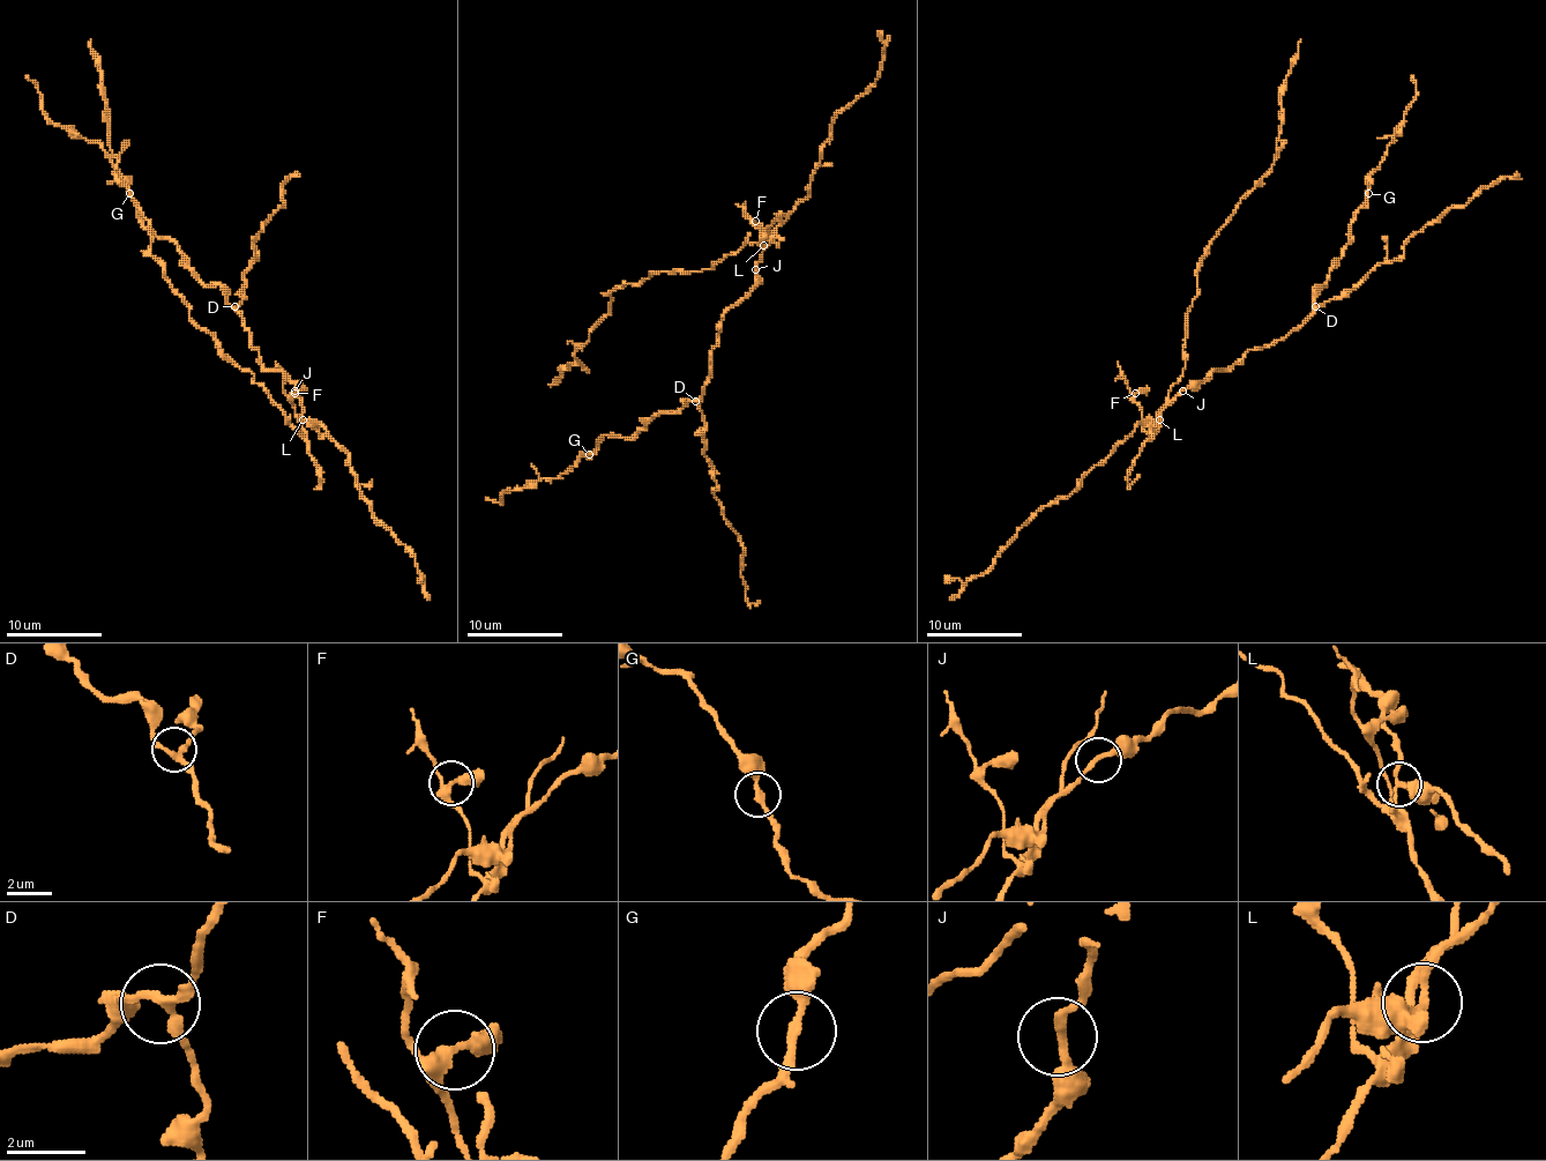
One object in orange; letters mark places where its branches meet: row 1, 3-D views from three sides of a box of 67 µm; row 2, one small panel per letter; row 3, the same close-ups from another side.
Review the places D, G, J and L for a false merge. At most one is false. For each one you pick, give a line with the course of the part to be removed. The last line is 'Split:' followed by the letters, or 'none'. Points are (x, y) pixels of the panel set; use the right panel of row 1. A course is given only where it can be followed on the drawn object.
L: foreign part runs (1158, 419), (1185, 369), (1197, 266), (1271, 166), (1282, 92), (1300, 39)
Split: L

